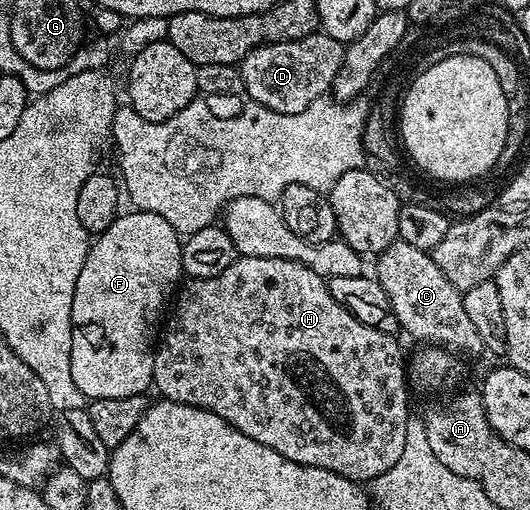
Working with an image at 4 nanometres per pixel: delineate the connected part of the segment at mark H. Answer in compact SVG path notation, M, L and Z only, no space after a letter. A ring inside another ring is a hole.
M239 256L228 268L222 270L215 277L201 277L188 279L182 285L177 299L174 301L175 313L168 315L165 327L161 332L155 350L153 362L153 388L165 400L192 404L198 408L209 410L217 414L217 418L225 418L241 434L253 438L253 442L261 442L261 446L269 446L269 450L277 450L281 458L289 458L289 462L297 462L301 466L317 466L321 470L329 470L333 474L341 474L345 478L356 482L370 482L375 480L397 458L401 458L401 450L405 450L405 434L409 430L407 424L407 384L405 375L405 356L399 349L396 337L382 327L374 328L361 322L333 294L329 294L327 280L304 264L298 264L285 258L253 258Z

